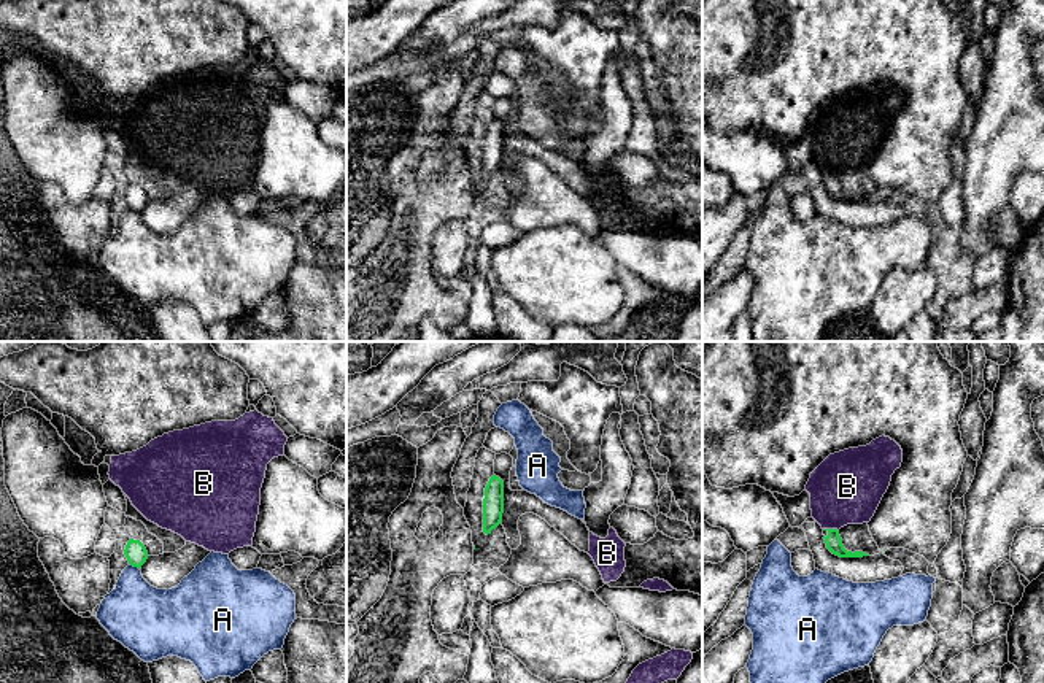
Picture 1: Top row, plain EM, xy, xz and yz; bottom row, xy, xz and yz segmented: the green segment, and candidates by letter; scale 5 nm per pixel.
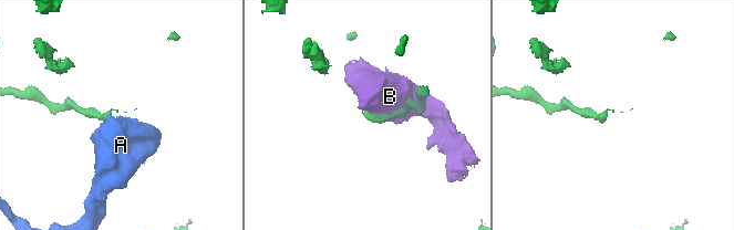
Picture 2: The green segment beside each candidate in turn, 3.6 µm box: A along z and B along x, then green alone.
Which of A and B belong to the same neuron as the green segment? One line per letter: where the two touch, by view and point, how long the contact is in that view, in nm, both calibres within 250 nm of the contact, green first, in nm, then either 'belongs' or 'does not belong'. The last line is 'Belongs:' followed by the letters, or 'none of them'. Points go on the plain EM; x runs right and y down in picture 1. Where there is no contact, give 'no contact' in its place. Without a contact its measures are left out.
A: meets green in xy at (134, 210); contact 70 nm long; 110 nm thick on the green side, 320 nm on the other; does not belong
B: meets green in yz at (831, 173); contact 70 nm long; 90 nm thick on the green side, 360 nm on the other; does not belong
Belongs: none of them

